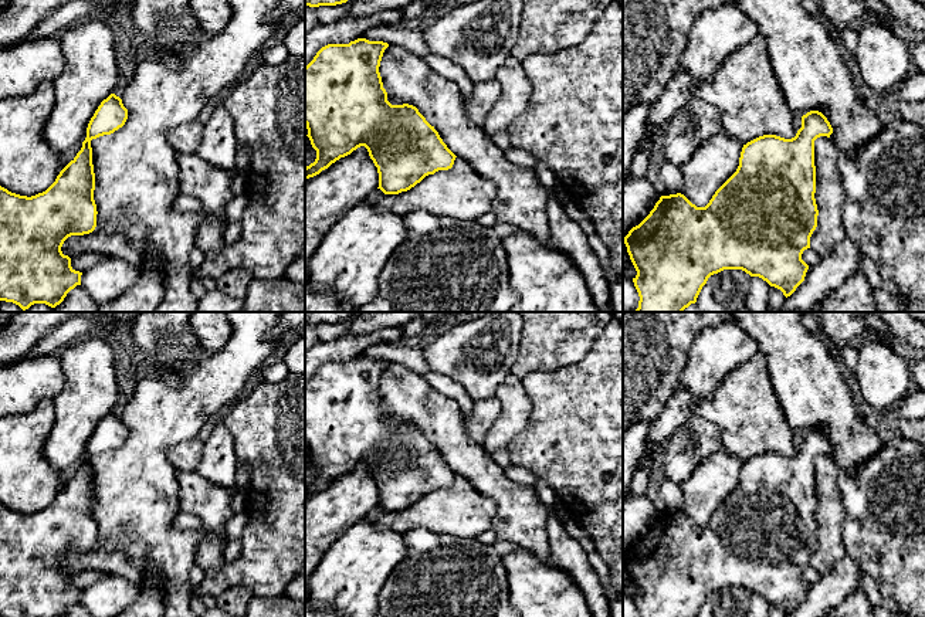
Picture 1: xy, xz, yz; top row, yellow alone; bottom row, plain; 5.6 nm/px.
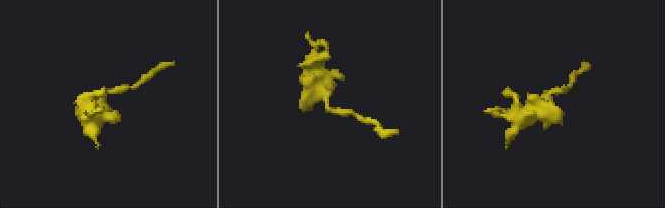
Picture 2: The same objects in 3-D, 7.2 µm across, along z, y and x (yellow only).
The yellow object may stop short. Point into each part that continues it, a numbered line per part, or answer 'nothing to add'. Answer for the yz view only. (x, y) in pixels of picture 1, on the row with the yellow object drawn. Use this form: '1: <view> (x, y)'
nothing to add

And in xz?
nothing to add

